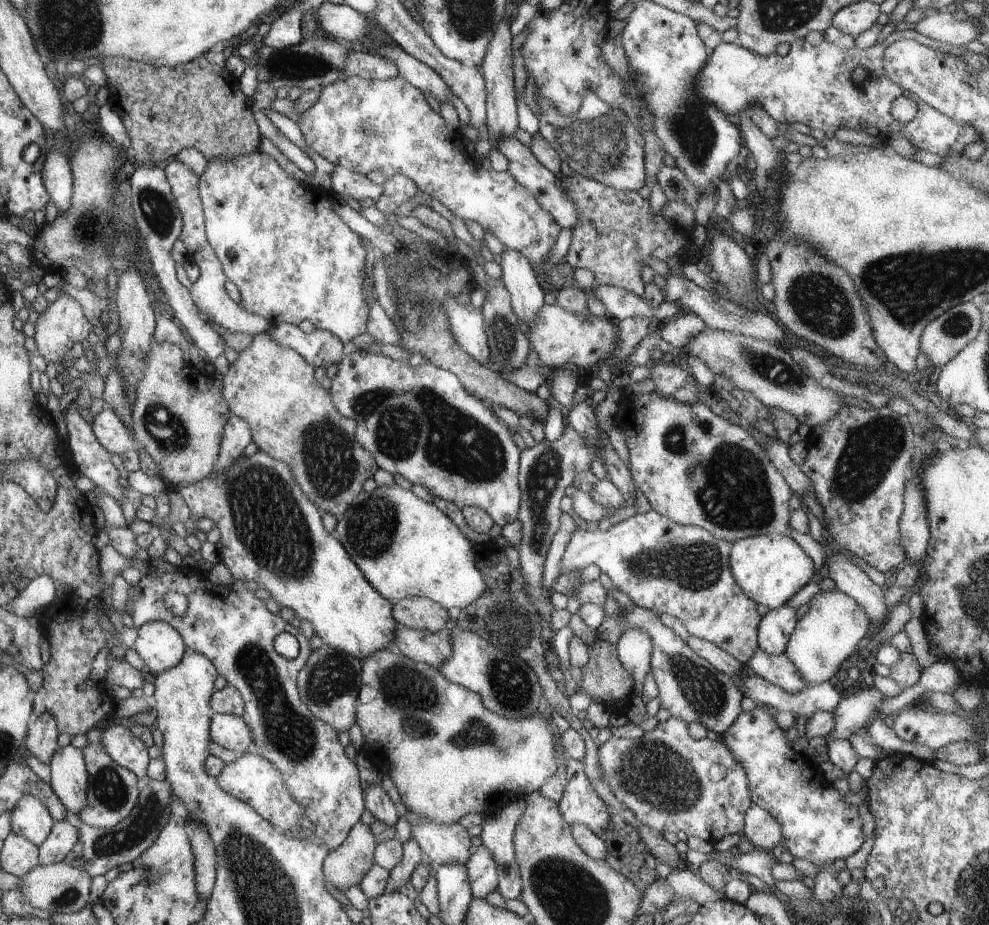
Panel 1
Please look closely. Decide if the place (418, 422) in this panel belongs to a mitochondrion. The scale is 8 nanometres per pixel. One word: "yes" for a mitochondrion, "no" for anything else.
yes

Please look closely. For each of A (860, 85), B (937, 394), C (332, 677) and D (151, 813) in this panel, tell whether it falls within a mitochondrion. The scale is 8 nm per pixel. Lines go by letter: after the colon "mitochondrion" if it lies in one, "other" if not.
A: other
B: other
C: mitochondrion
D: mitochondrion

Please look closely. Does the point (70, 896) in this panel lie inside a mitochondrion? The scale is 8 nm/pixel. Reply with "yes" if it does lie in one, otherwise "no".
yes

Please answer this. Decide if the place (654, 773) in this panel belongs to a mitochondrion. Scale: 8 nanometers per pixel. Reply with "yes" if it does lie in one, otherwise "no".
yes

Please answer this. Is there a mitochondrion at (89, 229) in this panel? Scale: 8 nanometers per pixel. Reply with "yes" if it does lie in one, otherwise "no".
yes

